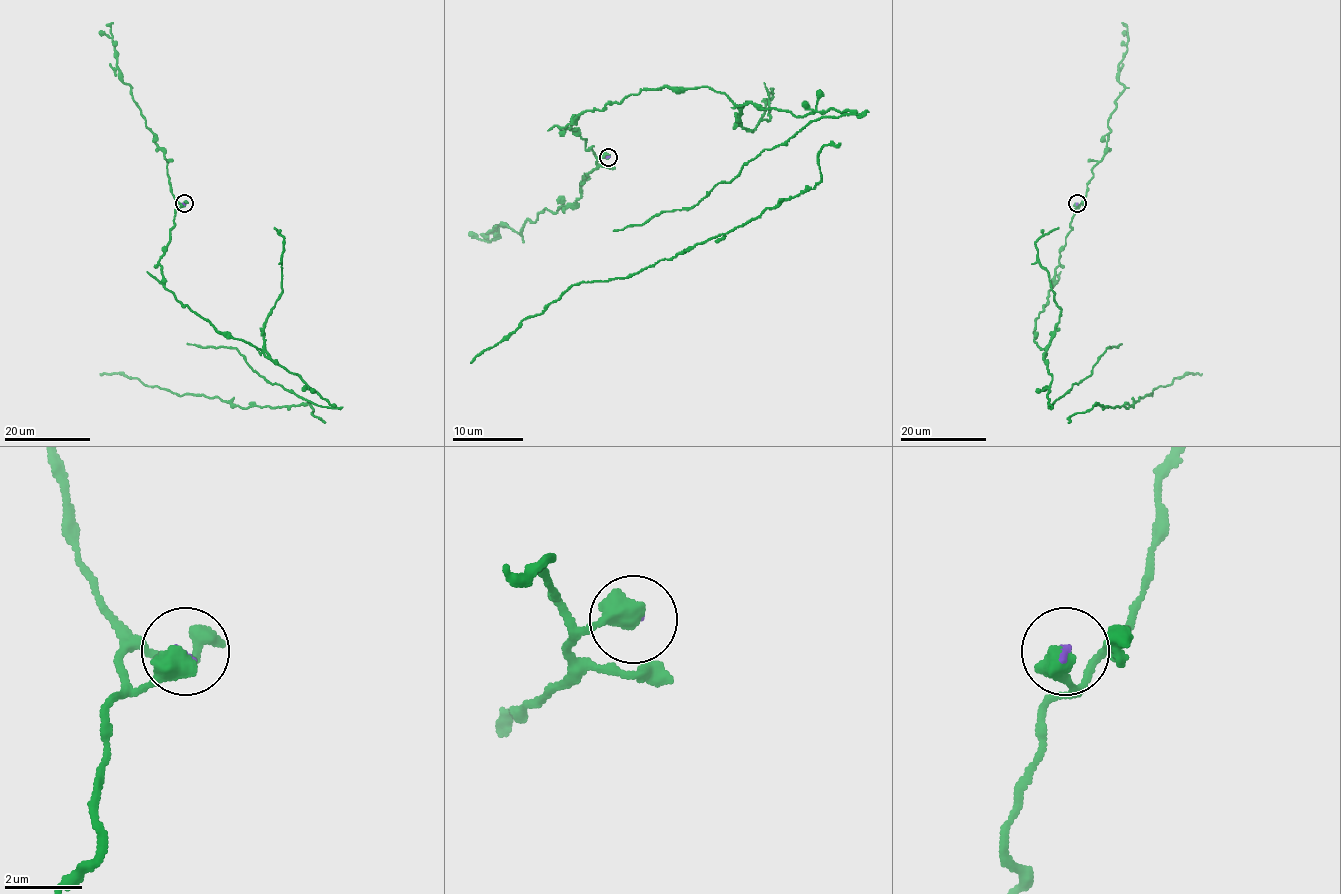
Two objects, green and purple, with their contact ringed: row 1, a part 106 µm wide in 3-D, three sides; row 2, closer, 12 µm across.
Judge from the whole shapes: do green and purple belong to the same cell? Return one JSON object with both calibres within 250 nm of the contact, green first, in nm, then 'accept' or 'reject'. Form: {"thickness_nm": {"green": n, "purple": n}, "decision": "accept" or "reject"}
{"thickness_nm": {"green": 650, "purple": 80}, "decision": "reject"}

